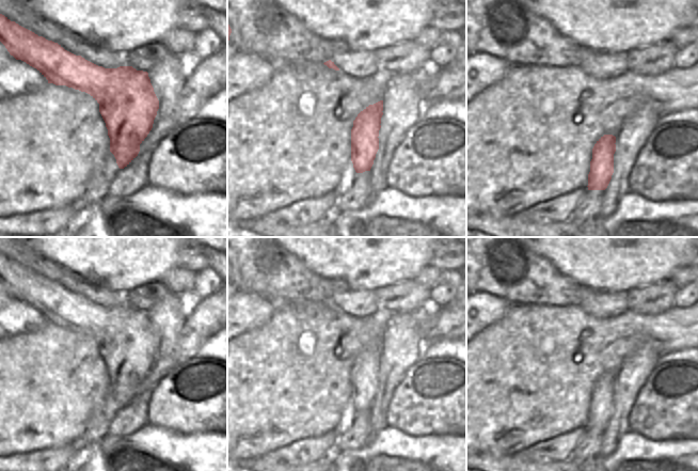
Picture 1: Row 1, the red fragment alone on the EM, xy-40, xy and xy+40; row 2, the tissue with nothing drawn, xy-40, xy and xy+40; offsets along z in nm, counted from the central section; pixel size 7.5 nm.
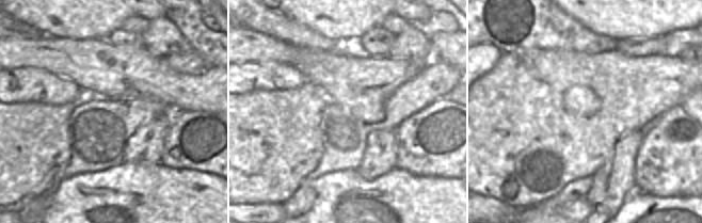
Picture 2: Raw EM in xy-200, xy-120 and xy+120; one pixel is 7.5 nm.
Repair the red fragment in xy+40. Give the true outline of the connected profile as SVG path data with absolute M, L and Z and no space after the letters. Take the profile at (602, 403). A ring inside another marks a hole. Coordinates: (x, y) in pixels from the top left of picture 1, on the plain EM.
M604 374L594 383L588 413L588 429L605 429L607 427L614 412L615 382L615 375Z

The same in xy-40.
M0 253L0 281L16 299L36 308L48 323L85 331L99 343L99 351L110 377L110 391L114 394L120 408L127 406L138 395L140 383L152 370L159 348L159 340L147 311L137 310L132 305L117 308L98 305L81 295L65 289L58 282L11 261L2 253Z

